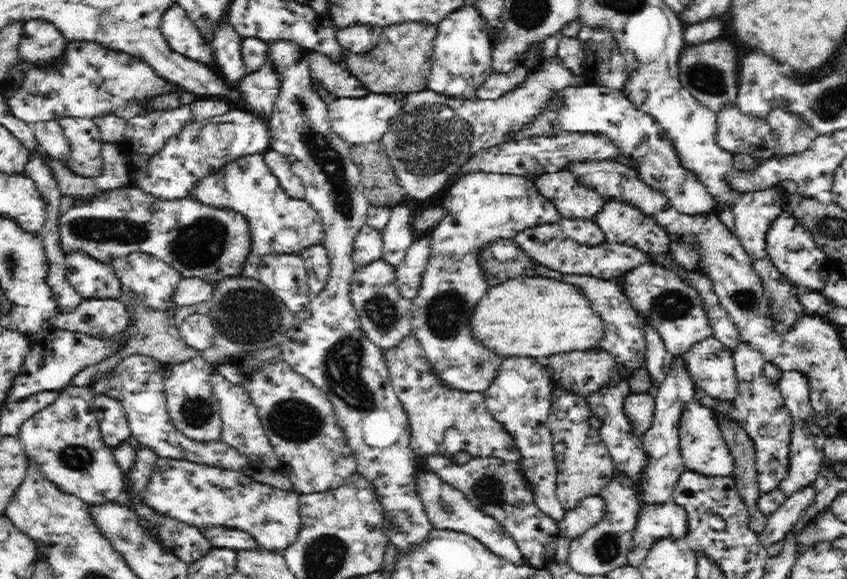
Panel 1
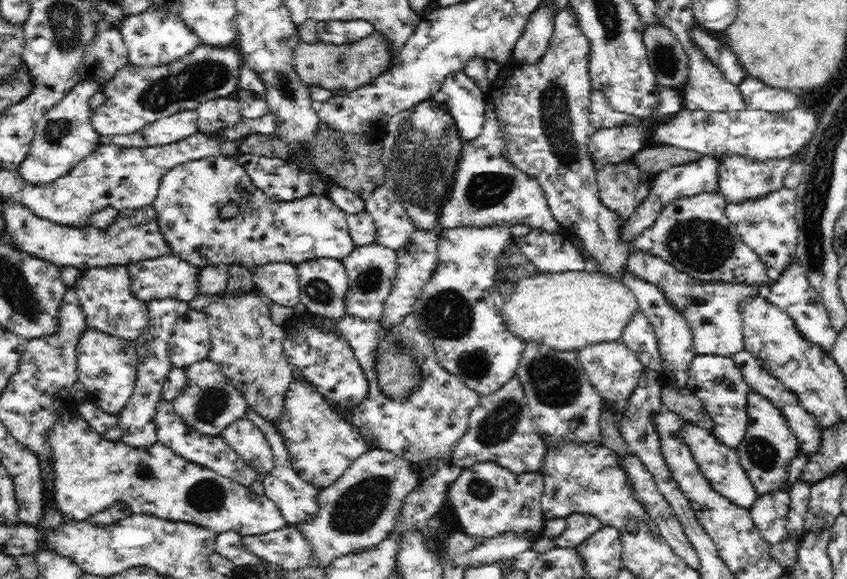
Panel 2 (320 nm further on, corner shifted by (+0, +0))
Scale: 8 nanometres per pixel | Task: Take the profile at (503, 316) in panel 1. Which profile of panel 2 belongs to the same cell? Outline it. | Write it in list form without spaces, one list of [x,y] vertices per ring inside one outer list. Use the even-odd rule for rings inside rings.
[[[568,270],[519,280],[512,294],[504,297],[500,315],[508,332],[526,344],[580,351],[590,344],[618,341],[637,312],[636,297],[622,281],[594,271]]]

